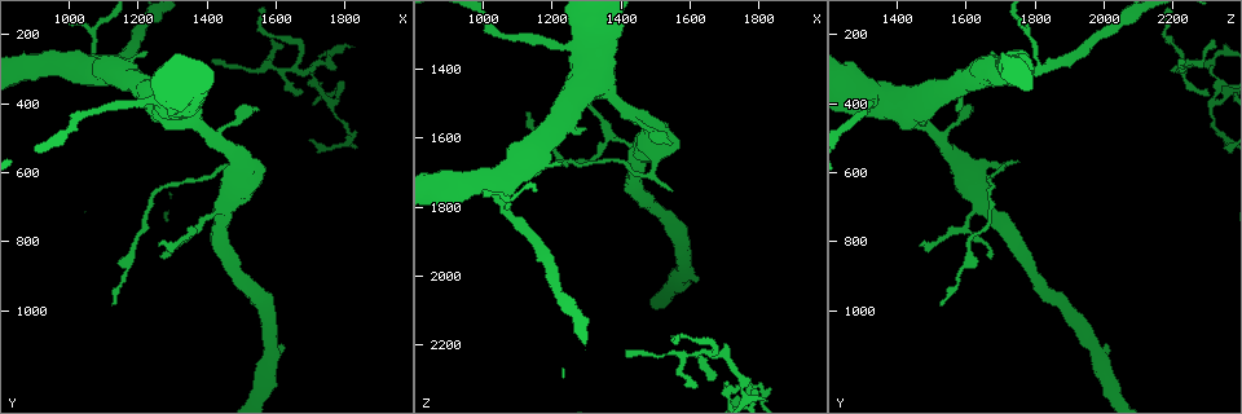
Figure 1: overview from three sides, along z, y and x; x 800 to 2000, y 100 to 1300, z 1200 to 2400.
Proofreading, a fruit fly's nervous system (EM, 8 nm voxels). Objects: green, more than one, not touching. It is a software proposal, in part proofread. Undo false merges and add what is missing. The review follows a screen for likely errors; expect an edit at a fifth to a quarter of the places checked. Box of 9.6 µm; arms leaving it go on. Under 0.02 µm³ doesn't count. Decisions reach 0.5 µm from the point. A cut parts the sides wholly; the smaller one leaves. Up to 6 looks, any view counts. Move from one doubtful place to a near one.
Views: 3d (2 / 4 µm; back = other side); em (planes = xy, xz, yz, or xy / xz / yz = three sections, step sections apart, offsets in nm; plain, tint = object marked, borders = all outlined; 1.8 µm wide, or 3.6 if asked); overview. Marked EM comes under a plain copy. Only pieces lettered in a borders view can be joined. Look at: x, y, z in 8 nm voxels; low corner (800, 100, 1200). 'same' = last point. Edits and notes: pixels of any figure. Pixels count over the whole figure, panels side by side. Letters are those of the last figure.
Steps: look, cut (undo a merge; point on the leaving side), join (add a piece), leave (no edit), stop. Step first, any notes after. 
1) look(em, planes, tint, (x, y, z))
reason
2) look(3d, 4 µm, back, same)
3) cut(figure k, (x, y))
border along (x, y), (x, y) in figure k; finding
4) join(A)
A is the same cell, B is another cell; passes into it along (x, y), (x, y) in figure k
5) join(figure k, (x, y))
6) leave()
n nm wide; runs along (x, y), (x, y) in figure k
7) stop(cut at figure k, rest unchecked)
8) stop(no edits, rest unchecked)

look(em, planes, tint, (1130, 990, 1530))
tapers out

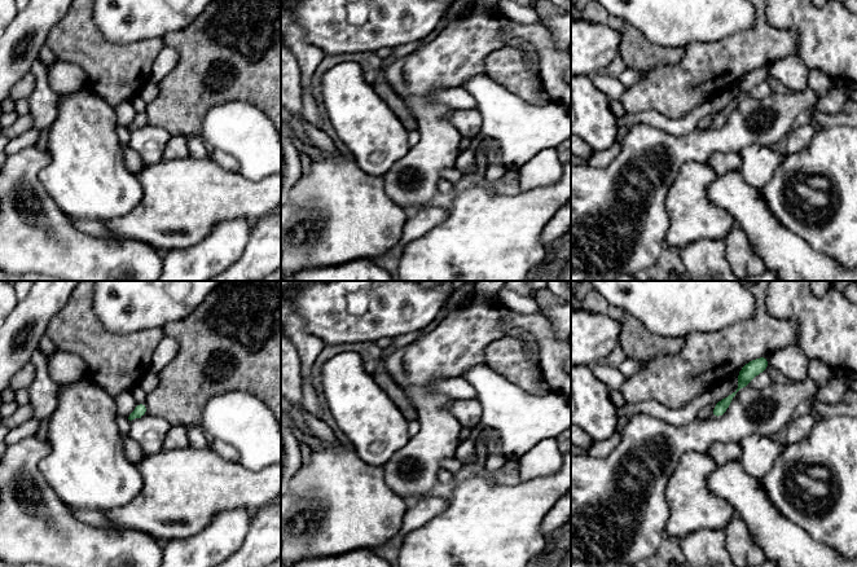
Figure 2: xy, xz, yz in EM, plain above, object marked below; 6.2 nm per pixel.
look(em, planes, borders, same)
what lies round it

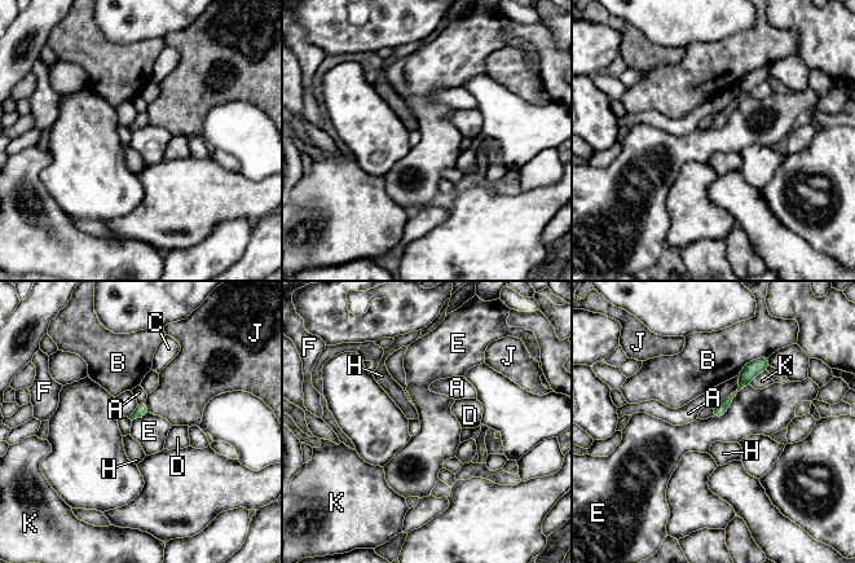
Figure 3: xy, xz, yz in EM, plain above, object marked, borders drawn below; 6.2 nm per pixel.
leave()
A, B, C, D, E, F, H, J and K are other cells; runs along (761, 363), (715, 414) in figure 3; no lettered piece goes on from it

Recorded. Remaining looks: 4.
look(3d, 4 µm, (1290, 400, 1410))
thick turns thin

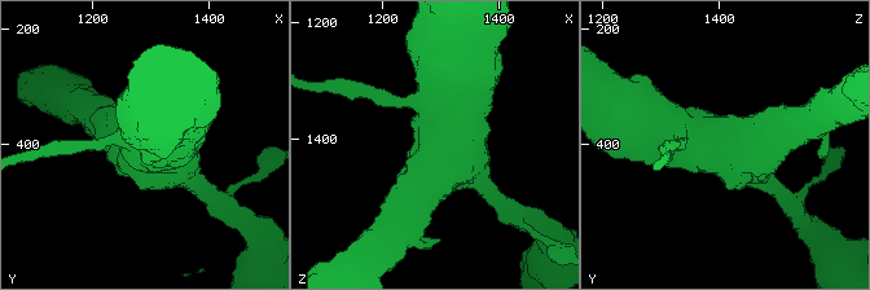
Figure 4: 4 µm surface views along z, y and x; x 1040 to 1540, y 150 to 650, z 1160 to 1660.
look(em, 3.6 µm, planes, borders, (1280, 400, 1415))
need the tissue

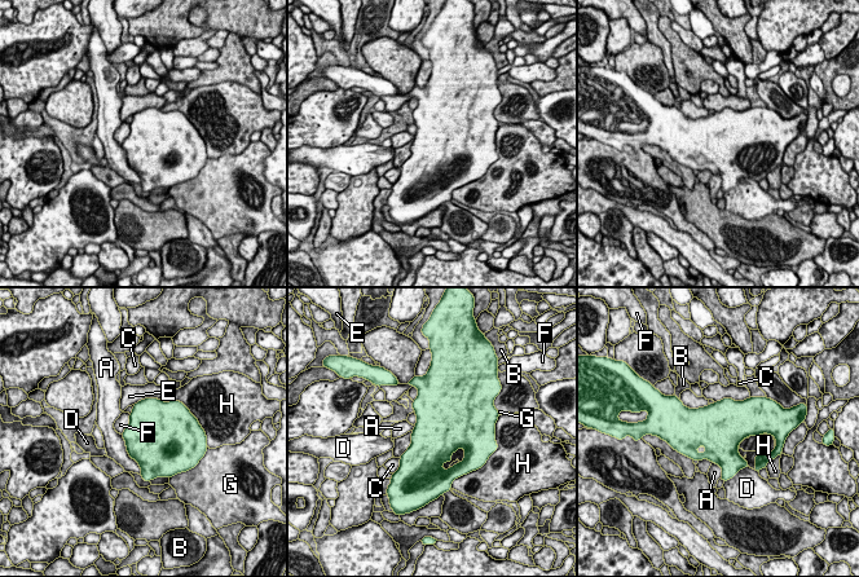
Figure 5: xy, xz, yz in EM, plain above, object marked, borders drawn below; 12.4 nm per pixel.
leave()
A, B, C, D, E, F, G and H are other cells; border along (413, 431), (410, 445), (399, 457) in figure 5; one neuron here

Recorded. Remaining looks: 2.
look(em, planes, borders, (1420, 280, 2230))
an open end

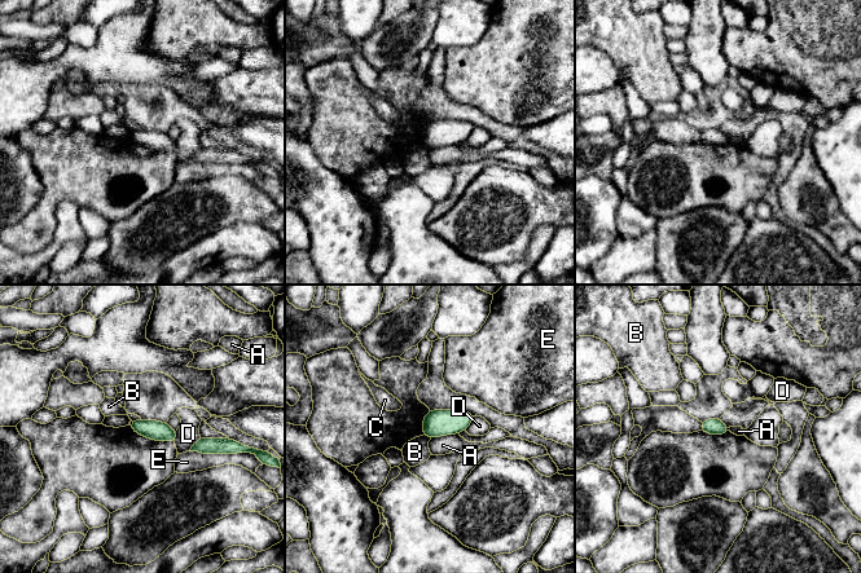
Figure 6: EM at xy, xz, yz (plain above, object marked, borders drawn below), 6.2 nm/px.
leave()
E touches over 240 nm; A, B, C, D and E are other cells; border along (424, 433), (430, 439) in figure 6; none of them fits

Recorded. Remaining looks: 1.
stop(no edits, rest unchecked)

